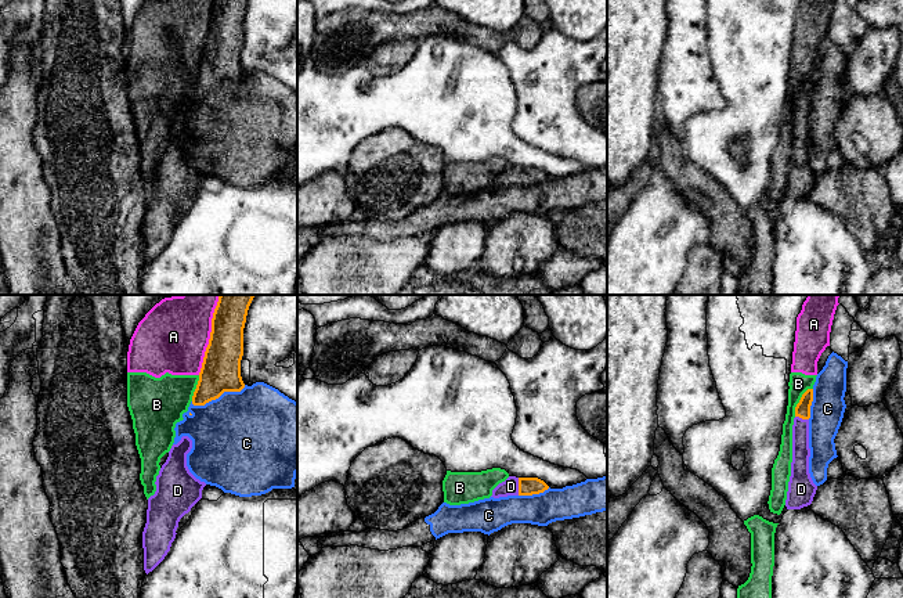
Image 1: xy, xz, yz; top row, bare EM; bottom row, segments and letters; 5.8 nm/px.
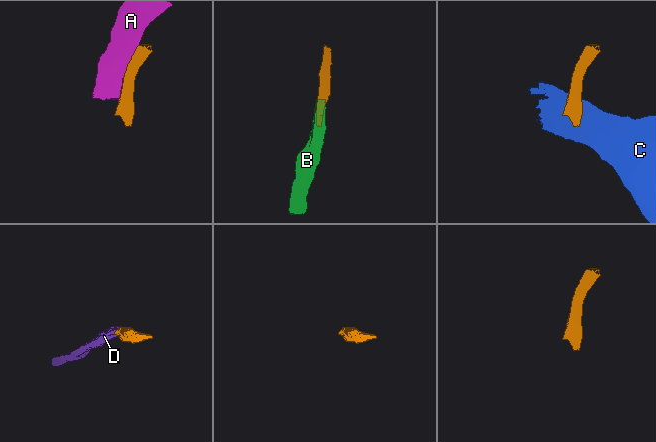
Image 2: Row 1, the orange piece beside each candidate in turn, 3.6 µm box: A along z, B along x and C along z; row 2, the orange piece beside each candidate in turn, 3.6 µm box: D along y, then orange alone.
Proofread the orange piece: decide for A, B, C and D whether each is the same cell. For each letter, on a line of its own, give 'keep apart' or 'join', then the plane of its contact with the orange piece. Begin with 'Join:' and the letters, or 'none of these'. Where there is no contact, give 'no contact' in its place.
Join: D
A: keep apart; meets orange in xy
B: keep apart; meets orange in yz
C: keep apart; meets orange in xy
D: join; meets orange in xz

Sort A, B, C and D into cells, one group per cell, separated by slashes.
A B / C / D

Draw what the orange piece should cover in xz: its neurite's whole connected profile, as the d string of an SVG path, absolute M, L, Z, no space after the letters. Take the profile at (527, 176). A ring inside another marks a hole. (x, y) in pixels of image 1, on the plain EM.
M509 166L492 180L491 187L499 188L508 185L532 185L543 183L548 179L549 176L538 167Z

